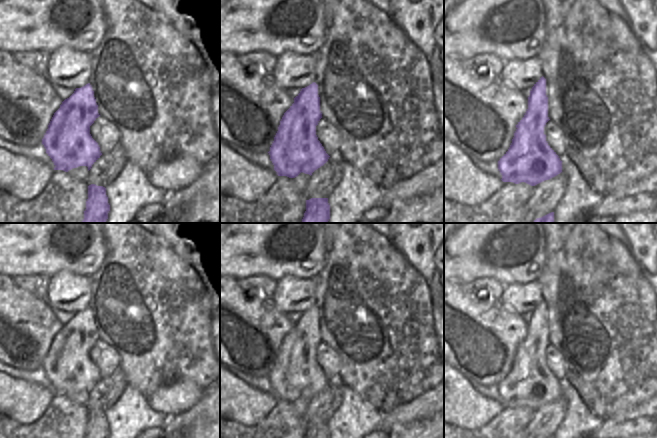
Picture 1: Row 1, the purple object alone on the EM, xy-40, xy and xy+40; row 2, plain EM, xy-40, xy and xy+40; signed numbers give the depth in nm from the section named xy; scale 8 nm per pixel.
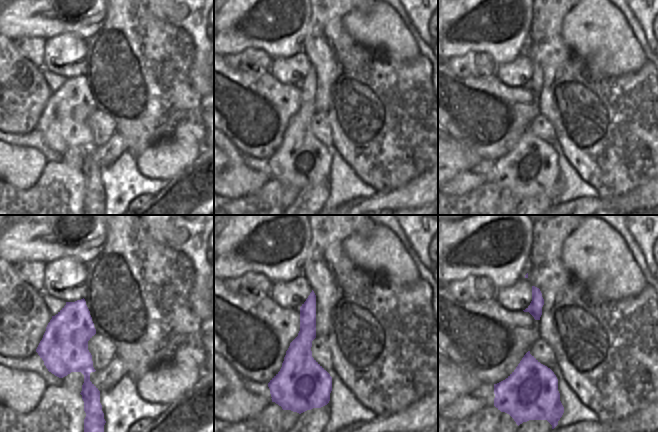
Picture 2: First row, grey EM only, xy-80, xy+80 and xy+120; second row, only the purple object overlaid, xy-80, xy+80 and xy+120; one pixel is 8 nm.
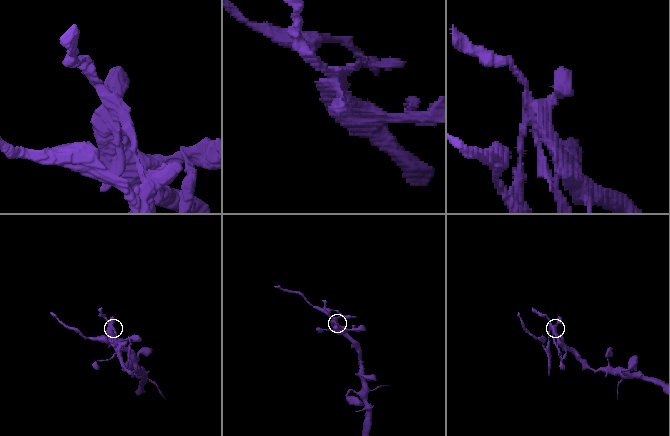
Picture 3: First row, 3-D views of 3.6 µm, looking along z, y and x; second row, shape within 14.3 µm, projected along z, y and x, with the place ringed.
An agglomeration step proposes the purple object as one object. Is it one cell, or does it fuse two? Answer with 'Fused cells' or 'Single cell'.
Fused cells

